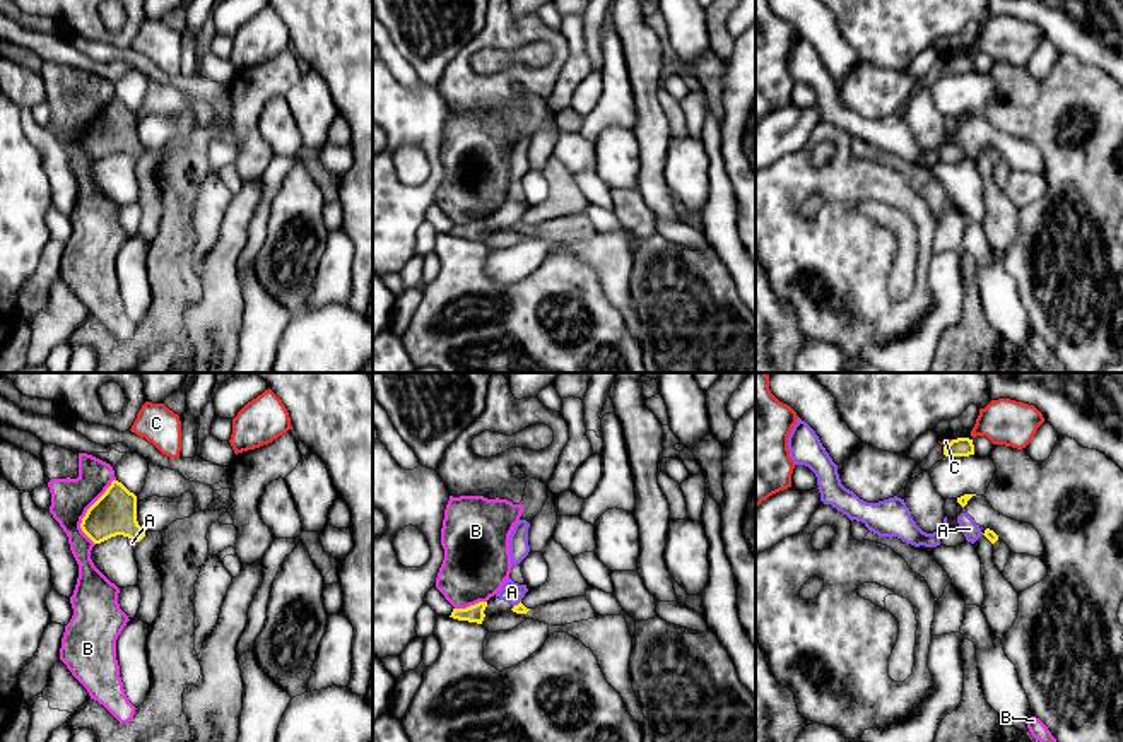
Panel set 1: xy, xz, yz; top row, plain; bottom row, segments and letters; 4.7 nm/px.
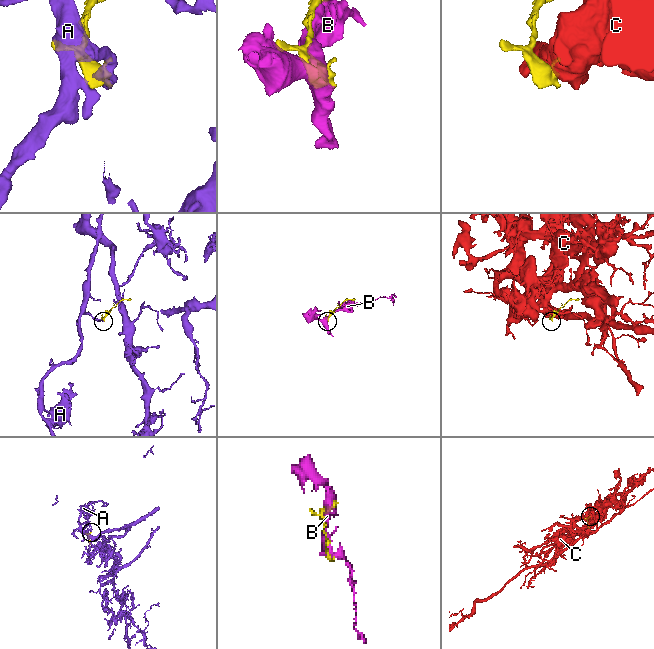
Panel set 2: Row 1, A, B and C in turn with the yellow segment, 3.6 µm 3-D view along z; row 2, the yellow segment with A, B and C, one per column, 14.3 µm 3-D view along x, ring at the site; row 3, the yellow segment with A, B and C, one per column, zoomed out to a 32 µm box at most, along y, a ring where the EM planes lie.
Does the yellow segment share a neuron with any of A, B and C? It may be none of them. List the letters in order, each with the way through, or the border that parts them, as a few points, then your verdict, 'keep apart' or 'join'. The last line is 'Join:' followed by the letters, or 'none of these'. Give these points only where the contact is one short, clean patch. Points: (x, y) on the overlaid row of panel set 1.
A: along xy (129, 537), (135, 542) | keep apart
B: keep apart
C: along yz (952, 440), (944, 447) | keep apart
Join: none of these

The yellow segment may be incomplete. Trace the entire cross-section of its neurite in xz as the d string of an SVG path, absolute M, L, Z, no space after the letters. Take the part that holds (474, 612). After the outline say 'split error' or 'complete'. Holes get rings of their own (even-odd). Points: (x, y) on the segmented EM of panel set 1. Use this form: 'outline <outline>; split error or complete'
outline M586 597L562 598L549 602L535 609L526 609L521 602L509 612L499 615L485 615L487 602L479 602L467 609L453 609L451 615L458 621L482 624L489 633L511 631L526 619L545 622L549 626L566 626L579 621L588 621L597 615Z; split error

